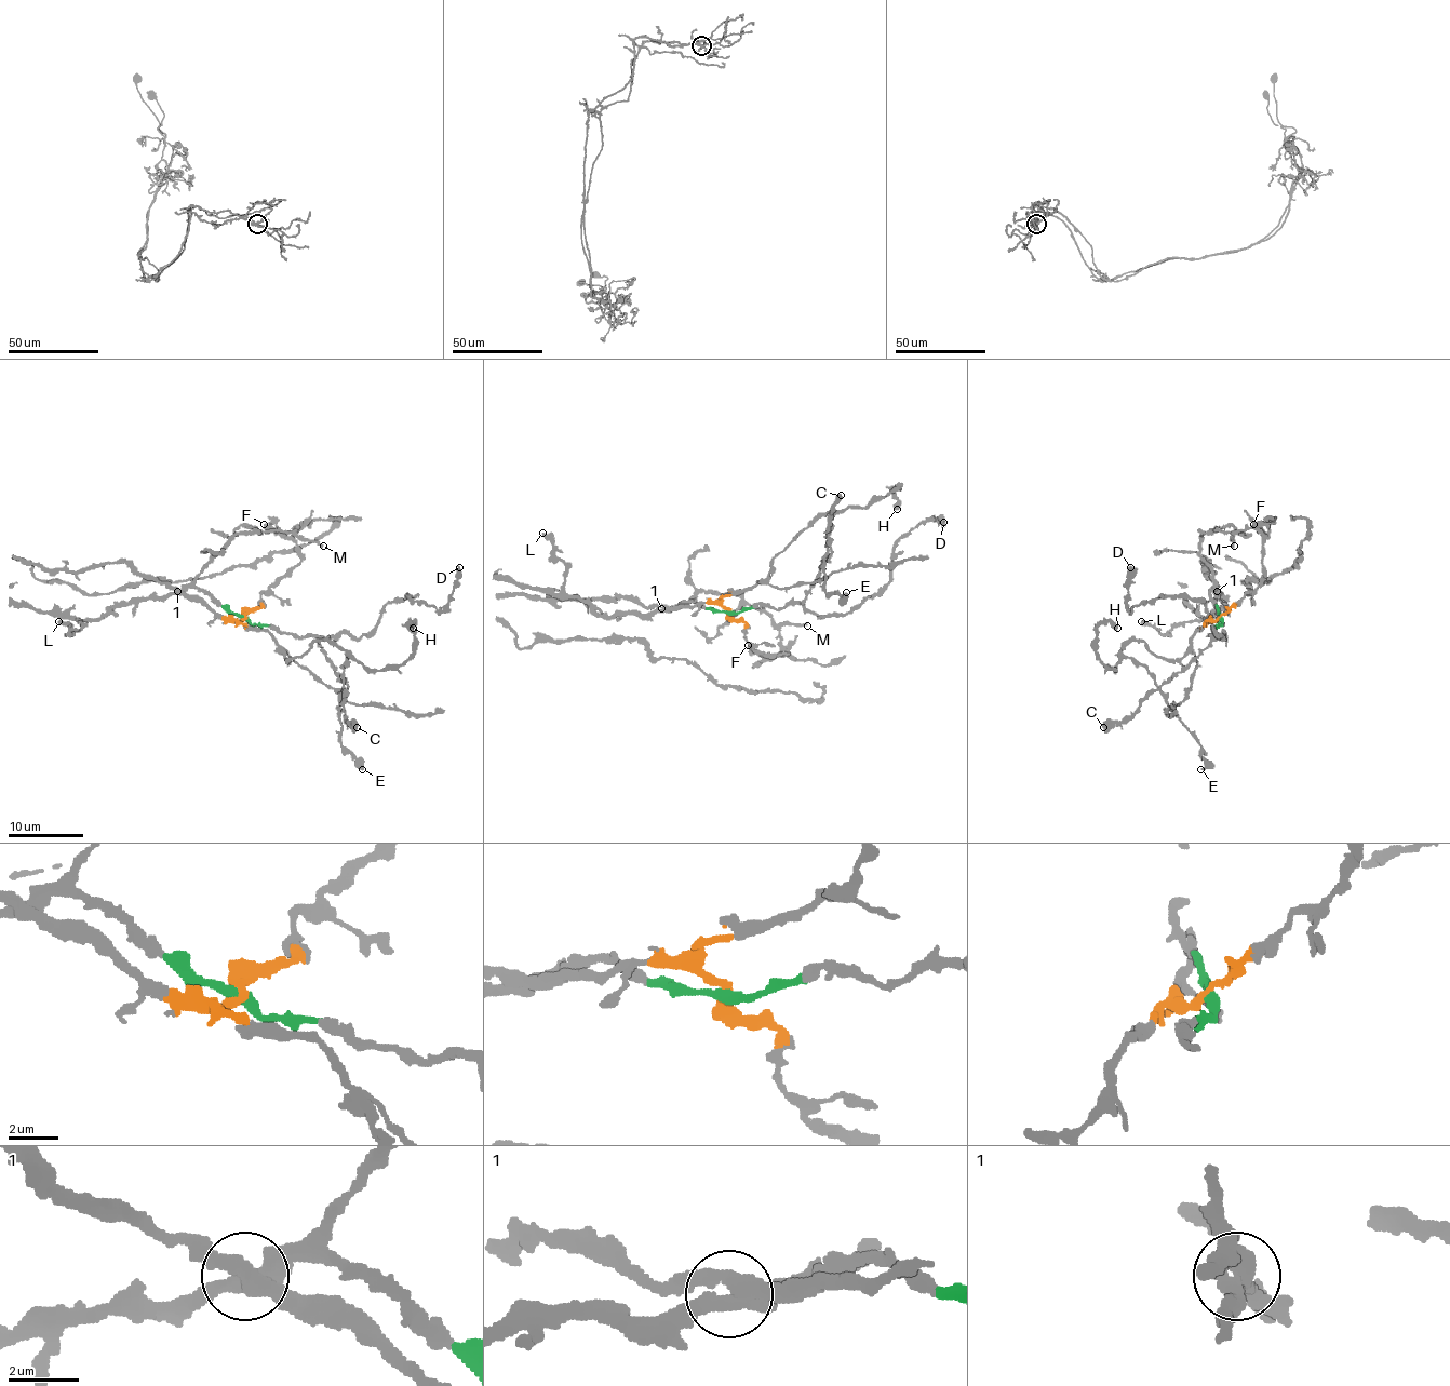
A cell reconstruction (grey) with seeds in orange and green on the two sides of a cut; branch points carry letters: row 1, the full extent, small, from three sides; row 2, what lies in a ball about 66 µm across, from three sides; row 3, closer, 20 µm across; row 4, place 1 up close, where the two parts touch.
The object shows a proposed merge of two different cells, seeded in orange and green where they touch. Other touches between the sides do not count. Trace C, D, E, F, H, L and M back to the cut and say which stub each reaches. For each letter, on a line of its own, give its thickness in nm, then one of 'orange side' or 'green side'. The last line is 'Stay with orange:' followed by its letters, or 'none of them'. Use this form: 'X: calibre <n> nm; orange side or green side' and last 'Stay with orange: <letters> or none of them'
C: calibre 700 nm; green side
D: calibre 550 nm; green side
E: calibre 360 nm; orange side
F: calibre 480 nm; orange side
H: calibre 550 nm; orange side
L: calibre 400 nm; green side
M: calibre 240 nm; green side
Stay with orange: E, F, H

